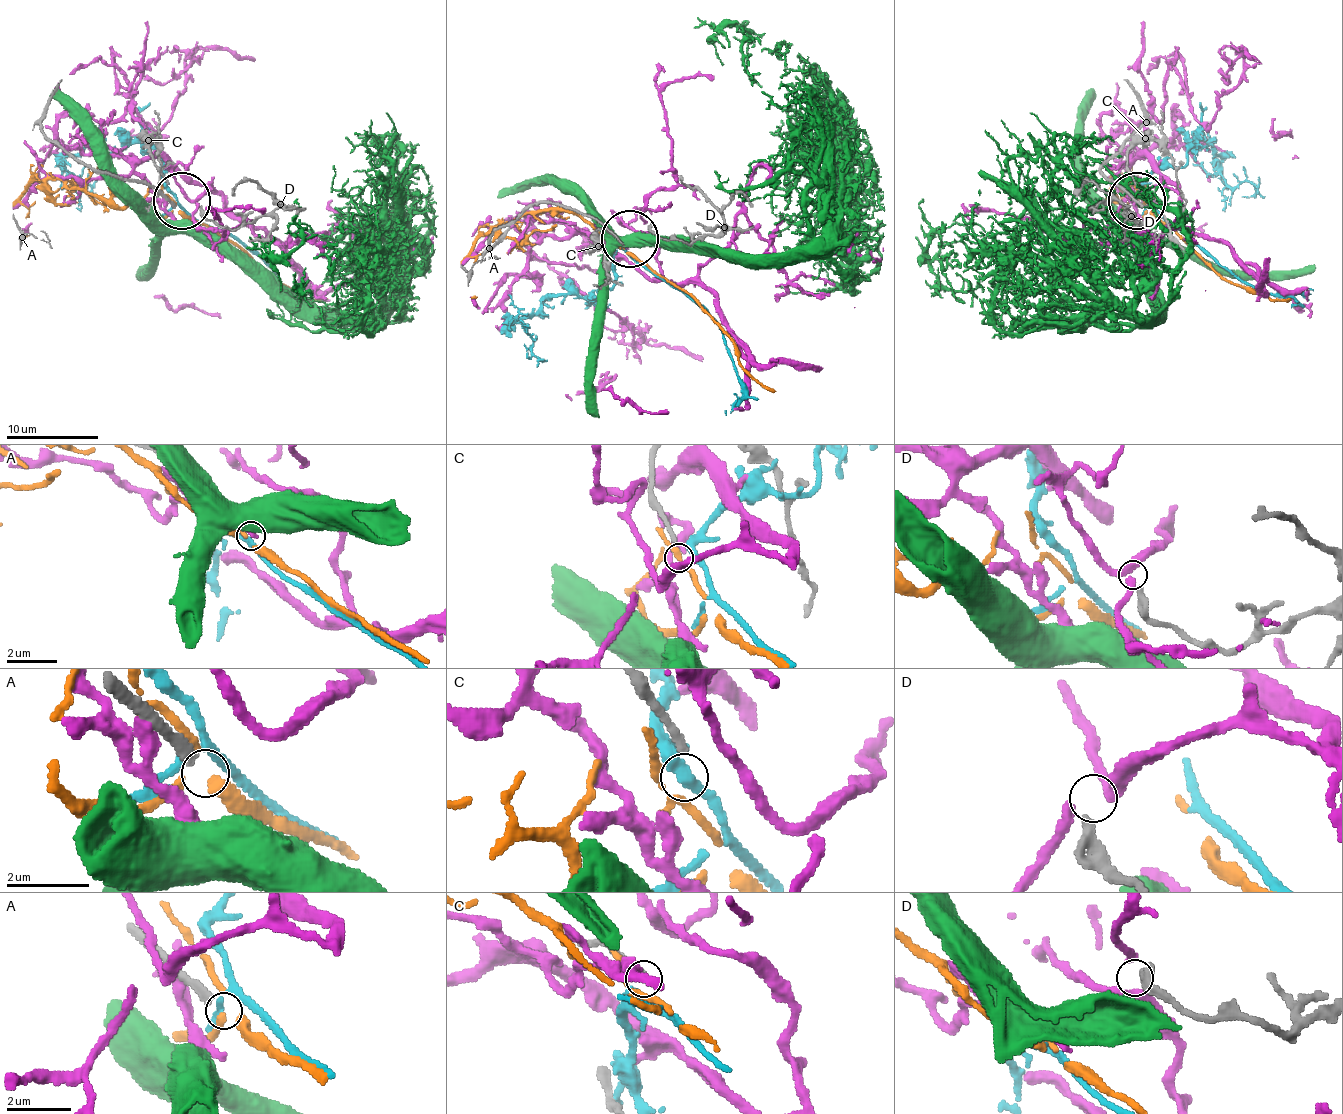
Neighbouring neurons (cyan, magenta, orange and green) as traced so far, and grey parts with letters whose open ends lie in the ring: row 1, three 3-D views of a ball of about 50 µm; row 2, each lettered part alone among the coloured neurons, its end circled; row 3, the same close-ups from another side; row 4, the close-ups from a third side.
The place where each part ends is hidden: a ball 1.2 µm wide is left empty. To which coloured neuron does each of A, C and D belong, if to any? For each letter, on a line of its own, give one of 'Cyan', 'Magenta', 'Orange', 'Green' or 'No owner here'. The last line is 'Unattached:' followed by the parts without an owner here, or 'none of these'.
A: No owner here
C: No owner here
D: Magenta
Unattached: A, C

